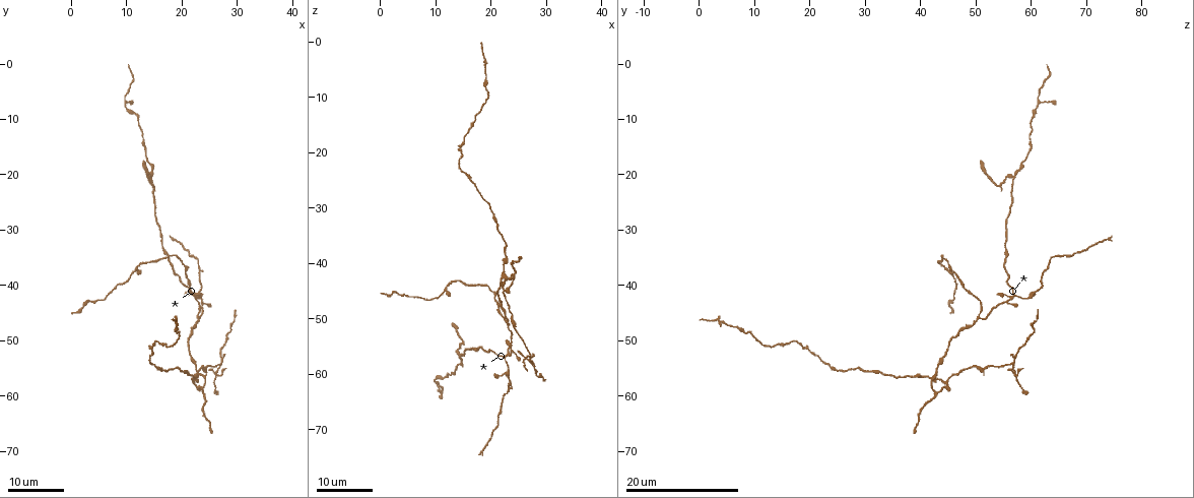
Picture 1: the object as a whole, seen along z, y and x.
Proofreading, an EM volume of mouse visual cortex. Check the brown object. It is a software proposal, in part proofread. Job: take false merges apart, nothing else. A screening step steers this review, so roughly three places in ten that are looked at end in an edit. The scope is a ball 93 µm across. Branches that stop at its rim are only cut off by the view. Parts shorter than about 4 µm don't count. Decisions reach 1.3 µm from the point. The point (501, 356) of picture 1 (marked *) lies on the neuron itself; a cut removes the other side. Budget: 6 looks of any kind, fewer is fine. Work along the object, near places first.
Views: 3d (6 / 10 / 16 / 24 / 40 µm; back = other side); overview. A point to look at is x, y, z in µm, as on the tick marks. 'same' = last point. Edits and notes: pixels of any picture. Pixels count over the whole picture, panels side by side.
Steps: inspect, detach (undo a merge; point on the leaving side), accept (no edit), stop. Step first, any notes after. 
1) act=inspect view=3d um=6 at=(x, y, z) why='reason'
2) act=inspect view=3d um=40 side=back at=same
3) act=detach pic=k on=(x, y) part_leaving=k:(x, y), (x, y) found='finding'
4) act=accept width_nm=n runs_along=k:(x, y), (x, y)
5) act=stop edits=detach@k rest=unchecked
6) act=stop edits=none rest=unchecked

act=inspect view=3d um=16 at=(23.0, 42.5, 59.0)

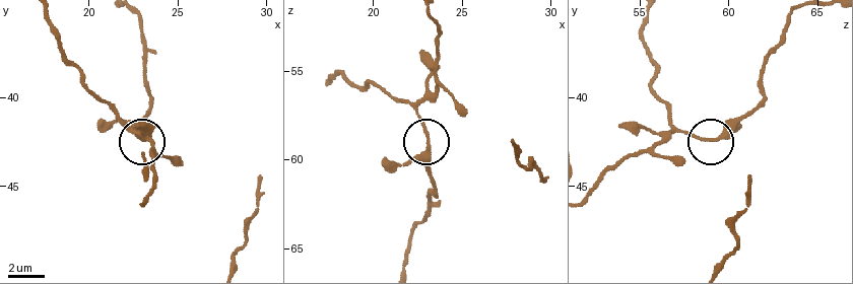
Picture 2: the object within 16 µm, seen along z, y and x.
act=inspect view=3d um=6 at=(23.1, 42.3, 58.8) why='zoom in'

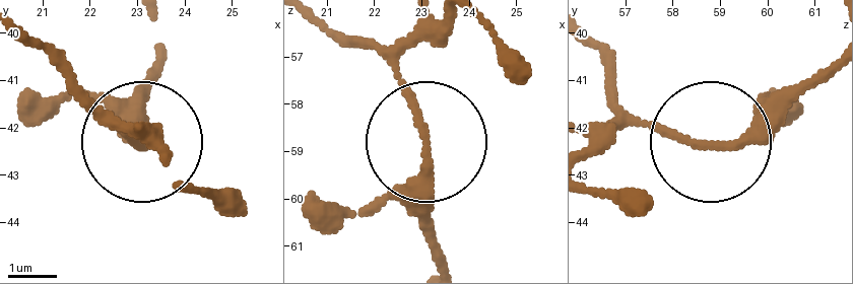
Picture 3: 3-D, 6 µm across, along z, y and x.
act=accept runs_along=3:(363, 43), (423, 139), (423, 232) found='all the same neuron'

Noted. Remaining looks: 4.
act=inspect view=3d um=24 at=(23.0, 46.0, 50.5) why='branch point'

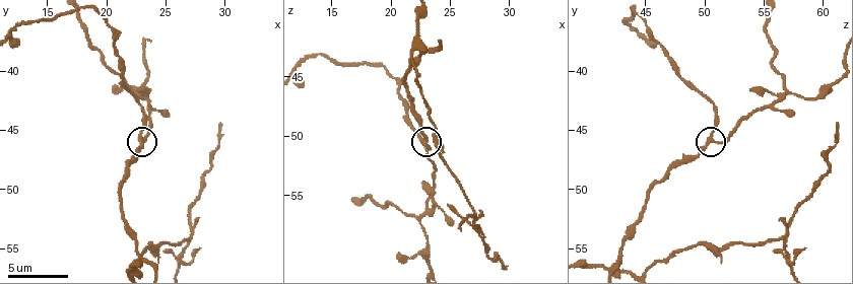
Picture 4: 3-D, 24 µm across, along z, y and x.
act=inspect view=3d um=10 at=(22.8, 45.6, 50.4) why='zoom in'

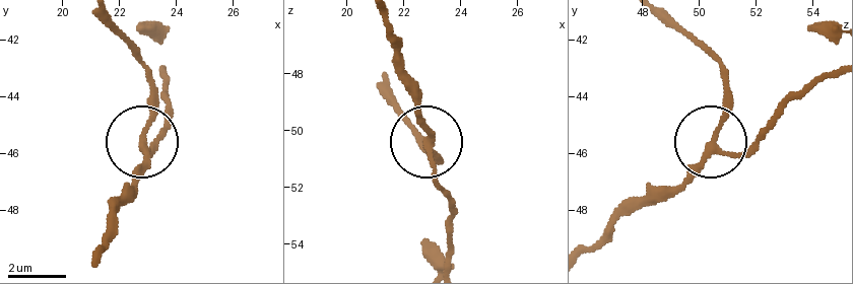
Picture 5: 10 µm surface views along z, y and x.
act=inspect view=3d um=6 at=(22.8, 45.6, 50.4)

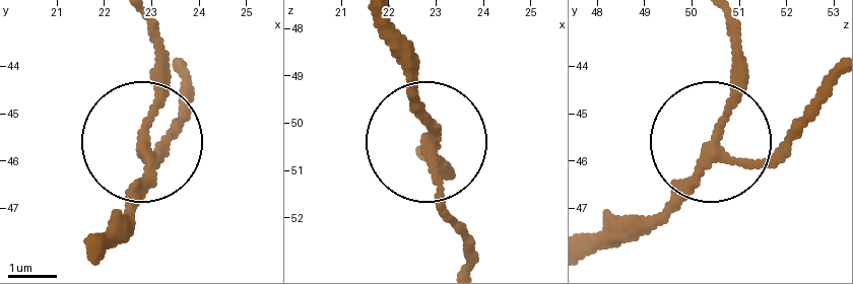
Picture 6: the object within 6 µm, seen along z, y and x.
act=accept width_nm=180 runs_along=6:(178, 73), (178, 122), (153, 158), (141, 134), (153, 17) found='continuous, no second neuron'

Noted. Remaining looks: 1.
act=stop edits=none rest=unchecked

